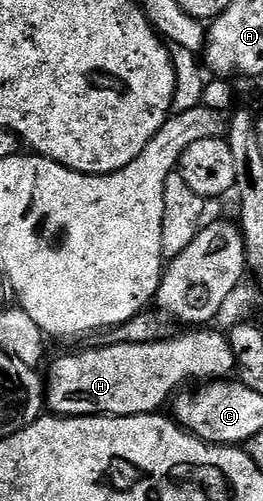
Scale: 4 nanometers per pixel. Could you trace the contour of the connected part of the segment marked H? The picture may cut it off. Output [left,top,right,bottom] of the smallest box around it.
[45,327,237,417]

